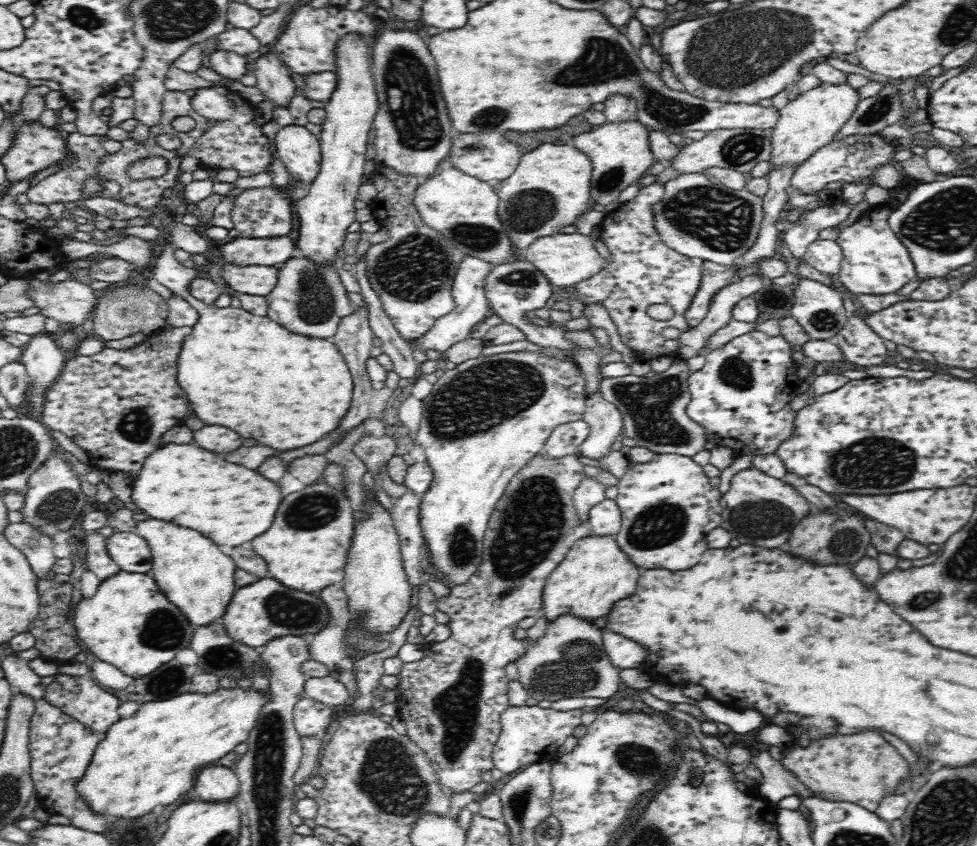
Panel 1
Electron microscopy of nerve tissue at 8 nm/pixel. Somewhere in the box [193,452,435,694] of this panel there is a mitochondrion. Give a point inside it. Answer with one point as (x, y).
(291, 610)

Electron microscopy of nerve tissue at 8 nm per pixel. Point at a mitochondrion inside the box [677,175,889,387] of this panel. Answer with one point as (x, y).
(823, 321)

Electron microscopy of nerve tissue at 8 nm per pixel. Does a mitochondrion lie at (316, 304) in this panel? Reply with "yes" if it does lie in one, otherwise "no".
yes

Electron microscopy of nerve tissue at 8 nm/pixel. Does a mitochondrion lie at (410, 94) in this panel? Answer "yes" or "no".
yes

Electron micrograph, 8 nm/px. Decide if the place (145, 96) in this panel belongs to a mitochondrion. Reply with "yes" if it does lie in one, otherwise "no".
no

